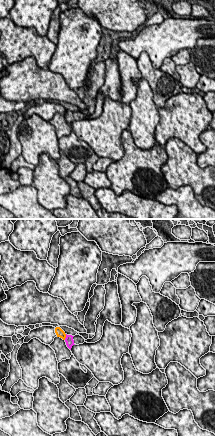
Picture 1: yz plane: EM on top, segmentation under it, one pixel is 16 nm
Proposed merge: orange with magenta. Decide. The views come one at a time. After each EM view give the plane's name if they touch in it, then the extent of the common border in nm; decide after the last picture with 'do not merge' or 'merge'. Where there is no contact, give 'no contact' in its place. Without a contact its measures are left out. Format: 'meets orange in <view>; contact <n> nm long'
meets orange in yz; contact 100 nm long

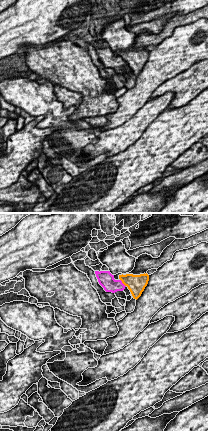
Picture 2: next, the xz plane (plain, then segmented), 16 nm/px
meets orange in xz; contact 150 nm long

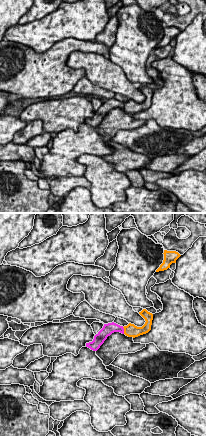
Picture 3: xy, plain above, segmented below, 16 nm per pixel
meets orange in xy; contact 120 nm long

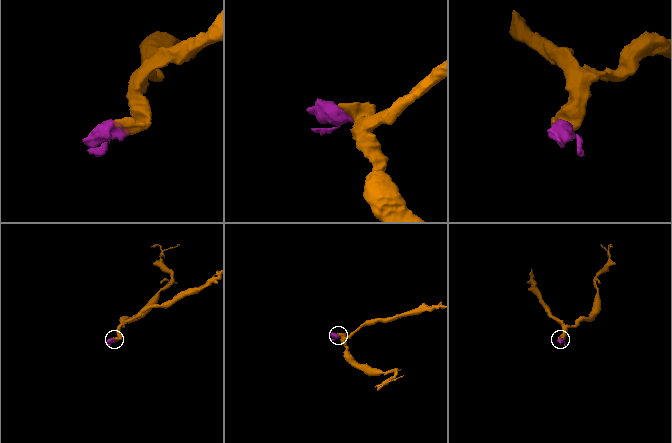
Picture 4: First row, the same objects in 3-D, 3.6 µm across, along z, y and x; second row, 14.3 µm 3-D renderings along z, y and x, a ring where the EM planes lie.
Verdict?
do not merge

